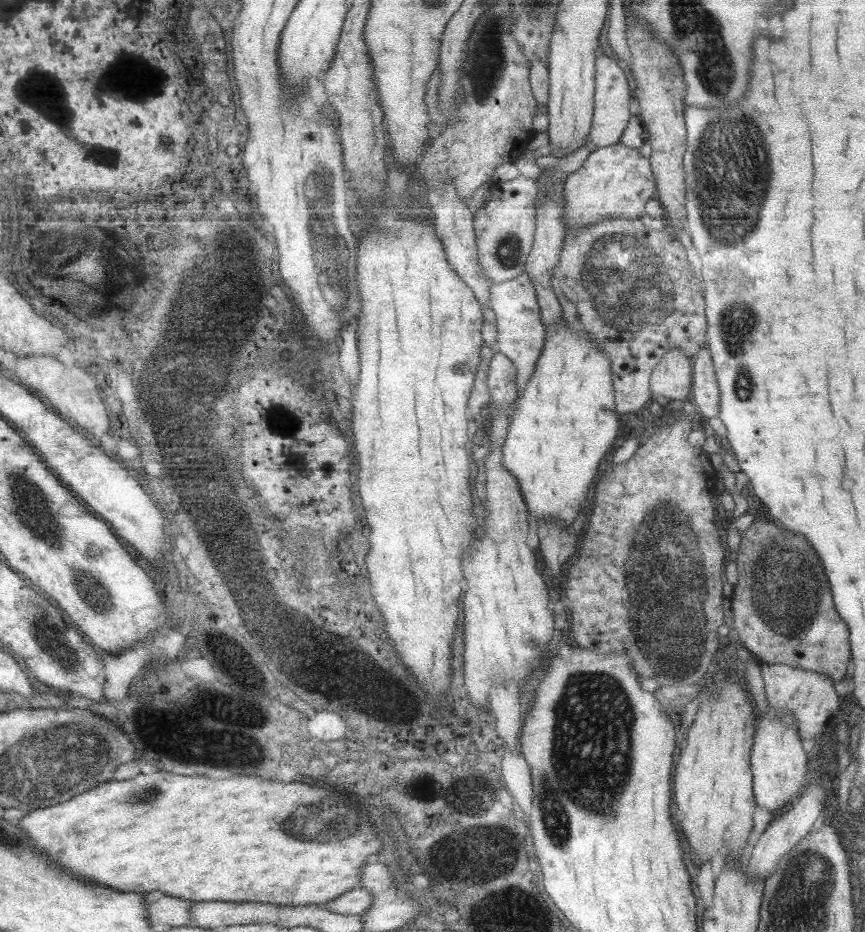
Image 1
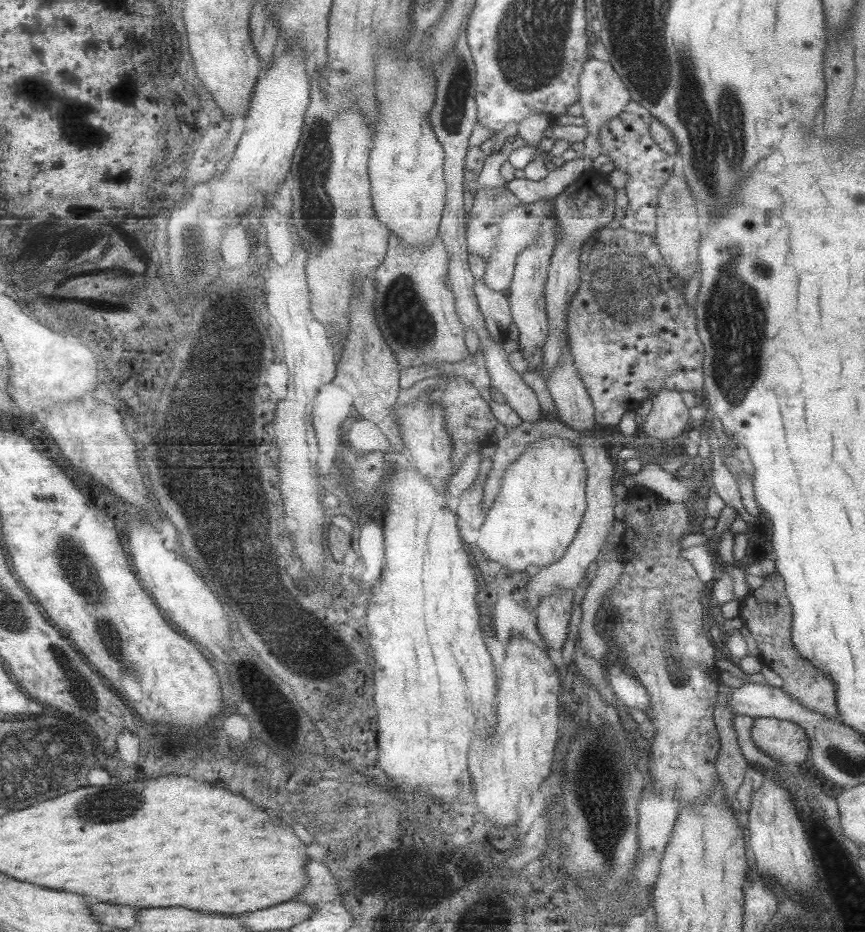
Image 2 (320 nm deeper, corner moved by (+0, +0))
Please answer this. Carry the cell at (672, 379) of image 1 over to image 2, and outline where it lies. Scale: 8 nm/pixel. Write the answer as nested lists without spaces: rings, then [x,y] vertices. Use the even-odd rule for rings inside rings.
[[[659,390],[651,401],[651,409],[639,426],[643,437],[651,443],[680,435],[689,420],[689,415],[679,391]]]

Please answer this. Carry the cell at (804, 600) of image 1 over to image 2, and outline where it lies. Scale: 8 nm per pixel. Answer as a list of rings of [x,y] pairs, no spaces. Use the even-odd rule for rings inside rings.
[[[774,570],[761,578],[763,578],[763,586],[747,592],[740,600],[738,609],[743,629],[749,630],[756,642],[756,648],[762,657],[761,664],[771,668],[782,678],[781,688],[803,708],[827,718],[836,718],[838,712],[835,702],[835,685],[830,678],[799,656],[791,644],[792,610],[790,603],[786,600],[781,576]]]

